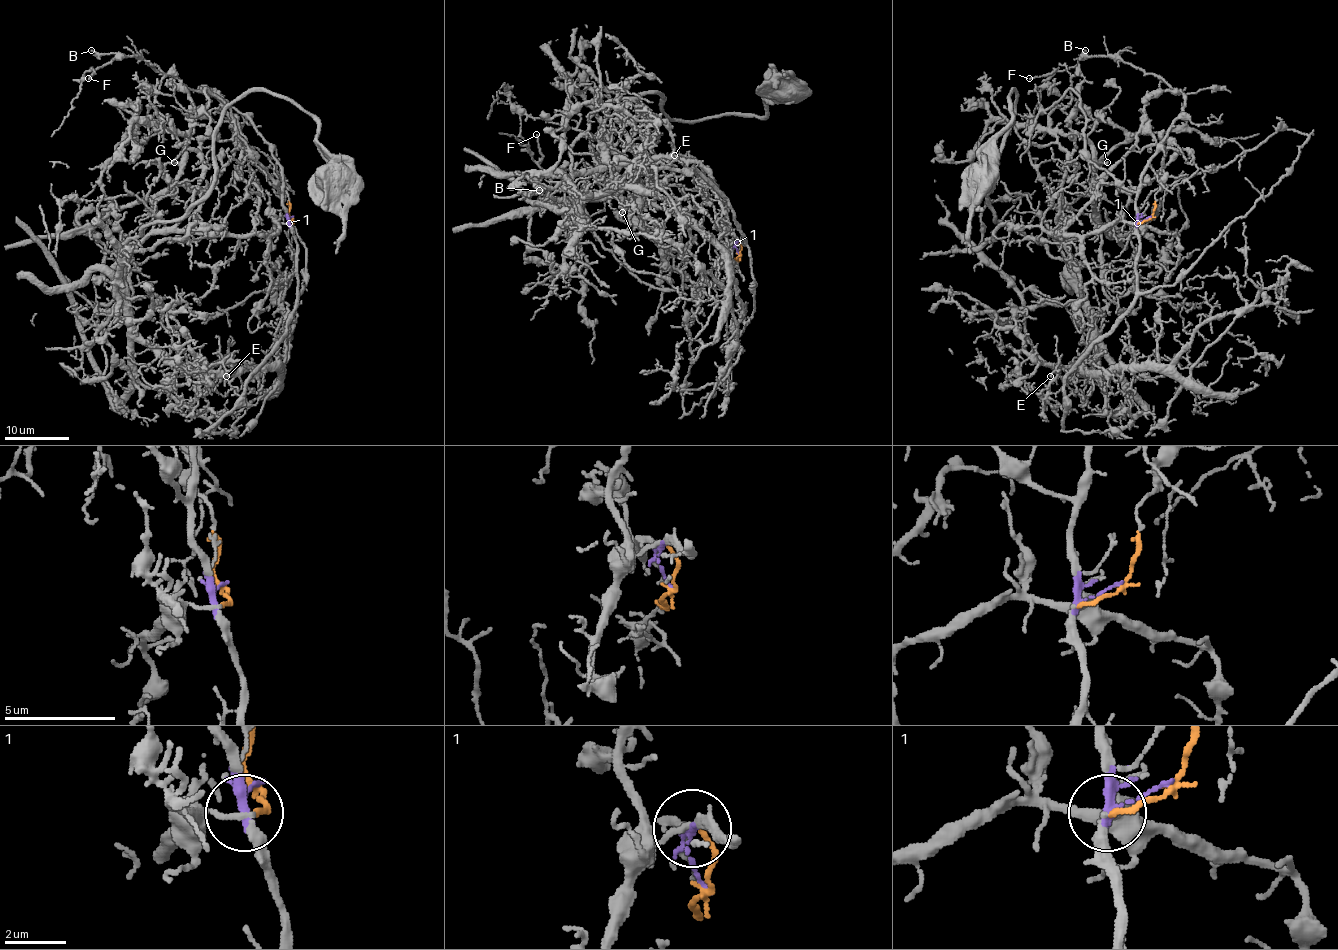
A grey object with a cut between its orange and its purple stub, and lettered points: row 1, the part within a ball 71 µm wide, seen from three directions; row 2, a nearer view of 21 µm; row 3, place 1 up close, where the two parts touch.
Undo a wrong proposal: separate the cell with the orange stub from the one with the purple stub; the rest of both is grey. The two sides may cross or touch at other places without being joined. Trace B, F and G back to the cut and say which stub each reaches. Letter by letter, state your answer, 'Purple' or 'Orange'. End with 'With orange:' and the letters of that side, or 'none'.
B: Purple
F: Purple
G: Orange
With orange: G

